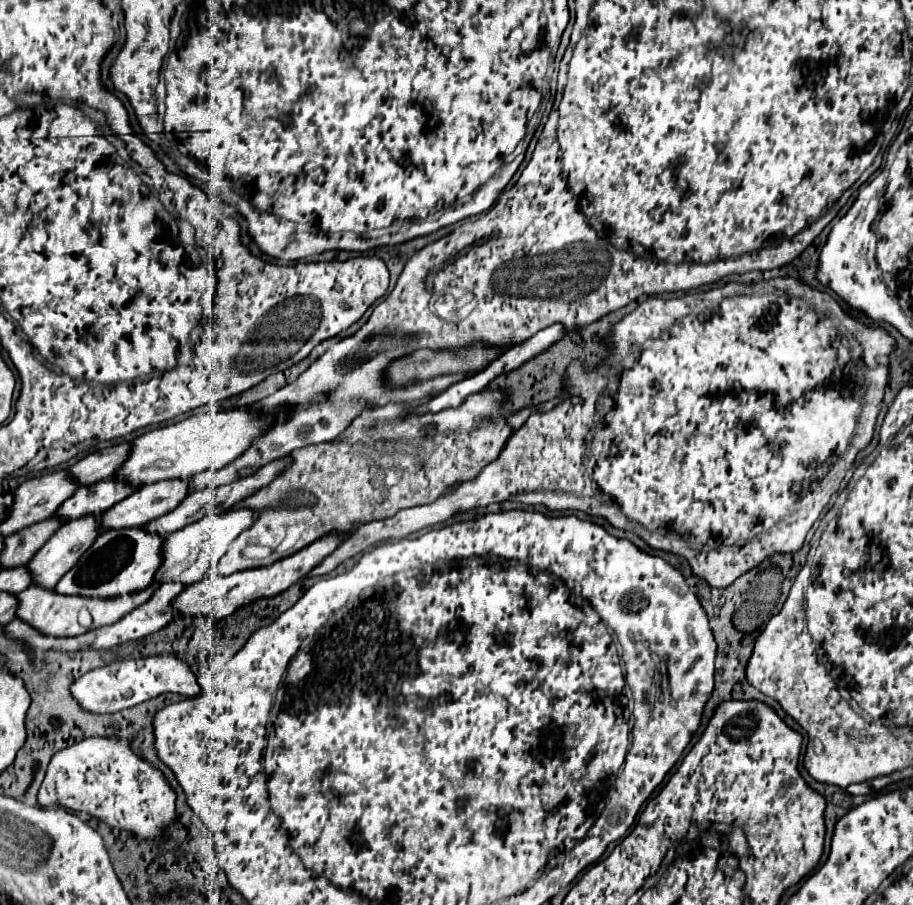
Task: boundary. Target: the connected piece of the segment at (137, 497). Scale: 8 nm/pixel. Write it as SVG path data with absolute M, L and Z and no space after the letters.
M167 479L165 483L151 483L127 499L115 503L101 515L101 531L139 527L169 511L173 511L191 493L187 479Z

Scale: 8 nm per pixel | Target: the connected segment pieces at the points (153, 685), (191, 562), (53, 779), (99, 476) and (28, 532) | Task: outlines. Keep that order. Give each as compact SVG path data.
M169 653L169 655L151 655L141 659L121 659L109 665L87 671L81 679L71 685L73 697L81 703L83 709L91 713L117 713L129 707L135 707L151 697L161 693L179 693L185 697L195 697L201 691L195 675L191 673L187 661Z
M239 507L231 509L225 515L217 517L205 517L197 523L191 523L189 527L183 527L181 531L169 533L165 537L165 547L163 547L163 563L155 575L155 581L181 581L185 585L191 585L195 581L201 581L207 575L207 567L211 563L217 563L227 547L239 537L239 533L247 531L253 527L253 523L259 519L257 511L251 511L249 507Z
M89 737L57 751L47 767L37 801L41 807L61 805L65 809L85 811L109 827L129 831L137 839L155 839L175 823L175 791L169 787L165 775L153 763L141 759L133 751L129 739L123 737Z
M119 443L119 445L89 453L81 461L77 461L69 469L69 473L81 485L91 485L91 483L109 479L109 477L113 477L113 471L117 471L117 467L121 467L121 463L125 461L125 455L129 455L129 445L131 443Z
M57 515L35 523L33 527L25 527L5 539L5 549L1 553L3 567L19 567L27 565L33 555L49 541L49 537L61 527L61 519Z

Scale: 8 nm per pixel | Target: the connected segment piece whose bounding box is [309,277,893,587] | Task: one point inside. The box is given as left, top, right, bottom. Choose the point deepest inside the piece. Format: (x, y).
(826, 372)

